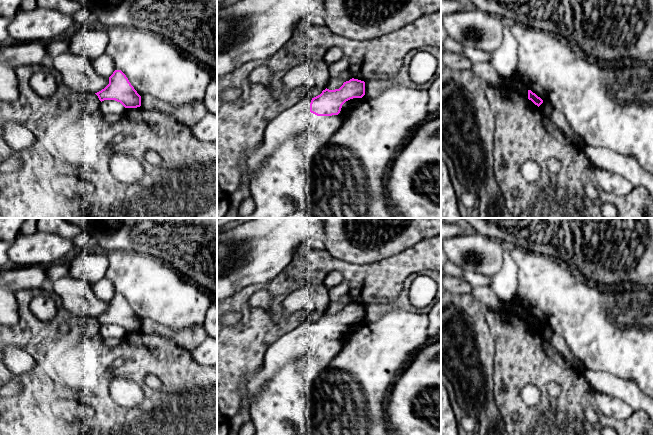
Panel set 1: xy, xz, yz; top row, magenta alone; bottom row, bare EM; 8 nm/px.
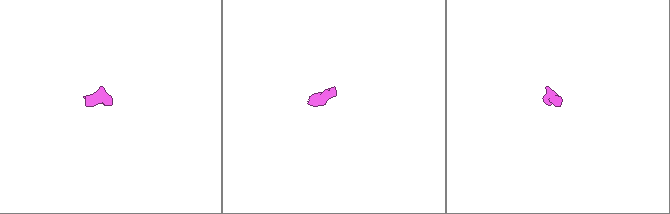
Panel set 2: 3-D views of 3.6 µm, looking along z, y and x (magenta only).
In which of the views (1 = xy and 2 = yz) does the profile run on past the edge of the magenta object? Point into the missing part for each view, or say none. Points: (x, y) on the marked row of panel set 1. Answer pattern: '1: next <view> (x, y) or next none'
1: next none
2: next none

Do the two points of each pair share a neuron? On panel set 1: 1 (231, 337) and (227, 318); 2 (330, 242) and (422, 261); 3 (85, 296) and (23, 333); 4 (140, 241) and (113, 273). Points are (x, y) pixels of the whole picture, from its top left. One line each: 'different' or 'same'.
1: different
2: different
3: different
4: different

